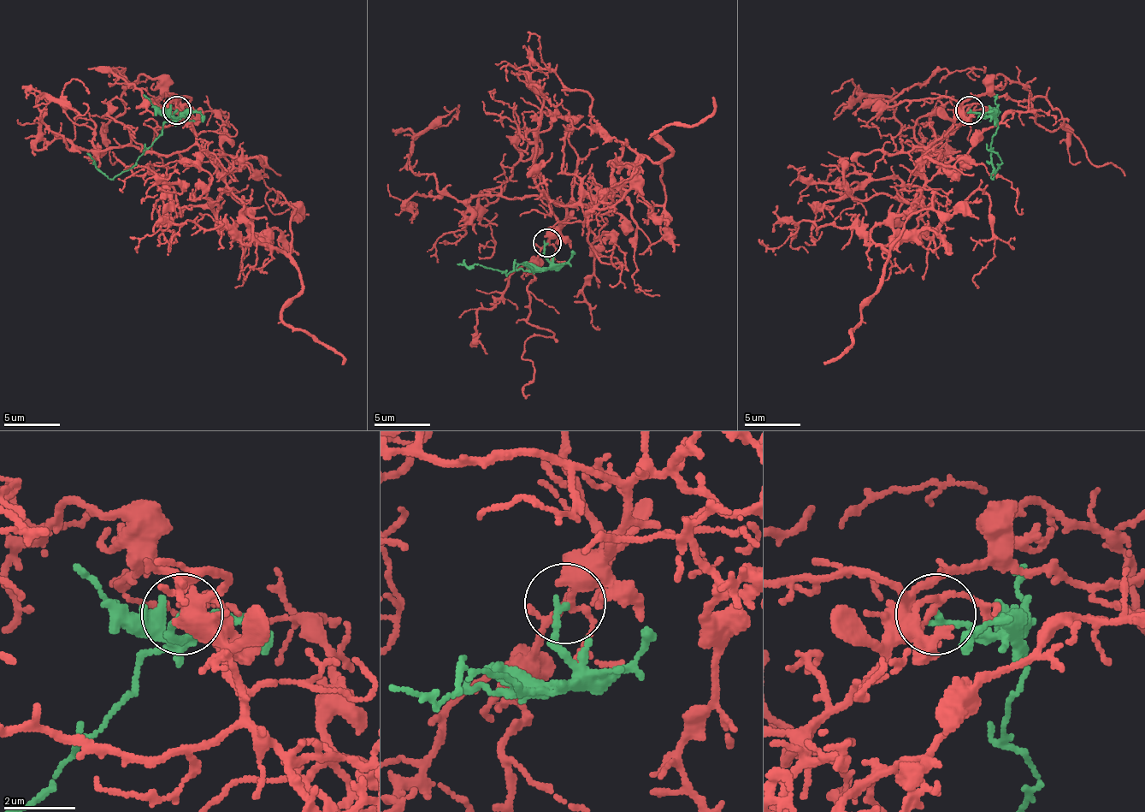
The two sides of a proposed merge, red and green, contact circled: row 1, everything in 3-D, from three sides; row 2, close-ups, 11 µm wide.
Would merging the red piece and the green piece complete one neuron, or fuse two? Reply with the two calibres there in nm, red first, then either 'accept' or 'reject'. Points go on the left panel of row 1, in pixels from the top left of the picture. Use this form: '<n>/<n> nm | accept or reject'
320/180 nm | accept

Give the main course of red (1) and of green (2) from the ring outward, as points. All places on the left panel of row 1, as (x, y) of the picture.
1: (177, 109), (242, 204), (244, 224), (298, 272), (301, 289), (281, 317), (332, 346), (343, 357), (340, 365)
2: (177, 109), (177, 117), (163, 126), (138, 159), (109, 180), (87, 154)

